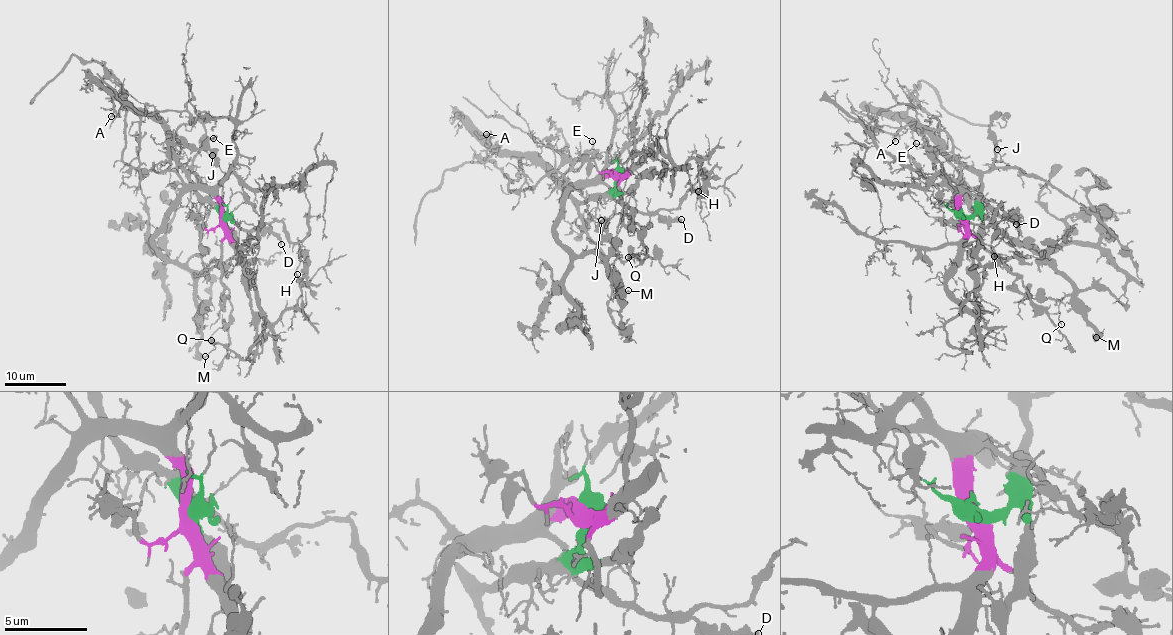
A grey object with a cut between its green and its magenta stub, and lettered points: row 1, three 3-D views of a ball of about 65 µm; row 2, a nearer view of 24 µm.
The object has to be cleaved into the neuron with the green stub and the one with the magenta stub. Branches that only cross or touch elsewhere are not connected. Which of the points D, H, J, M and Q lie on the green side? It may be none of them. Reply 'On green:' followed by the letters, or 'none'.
On green: J

